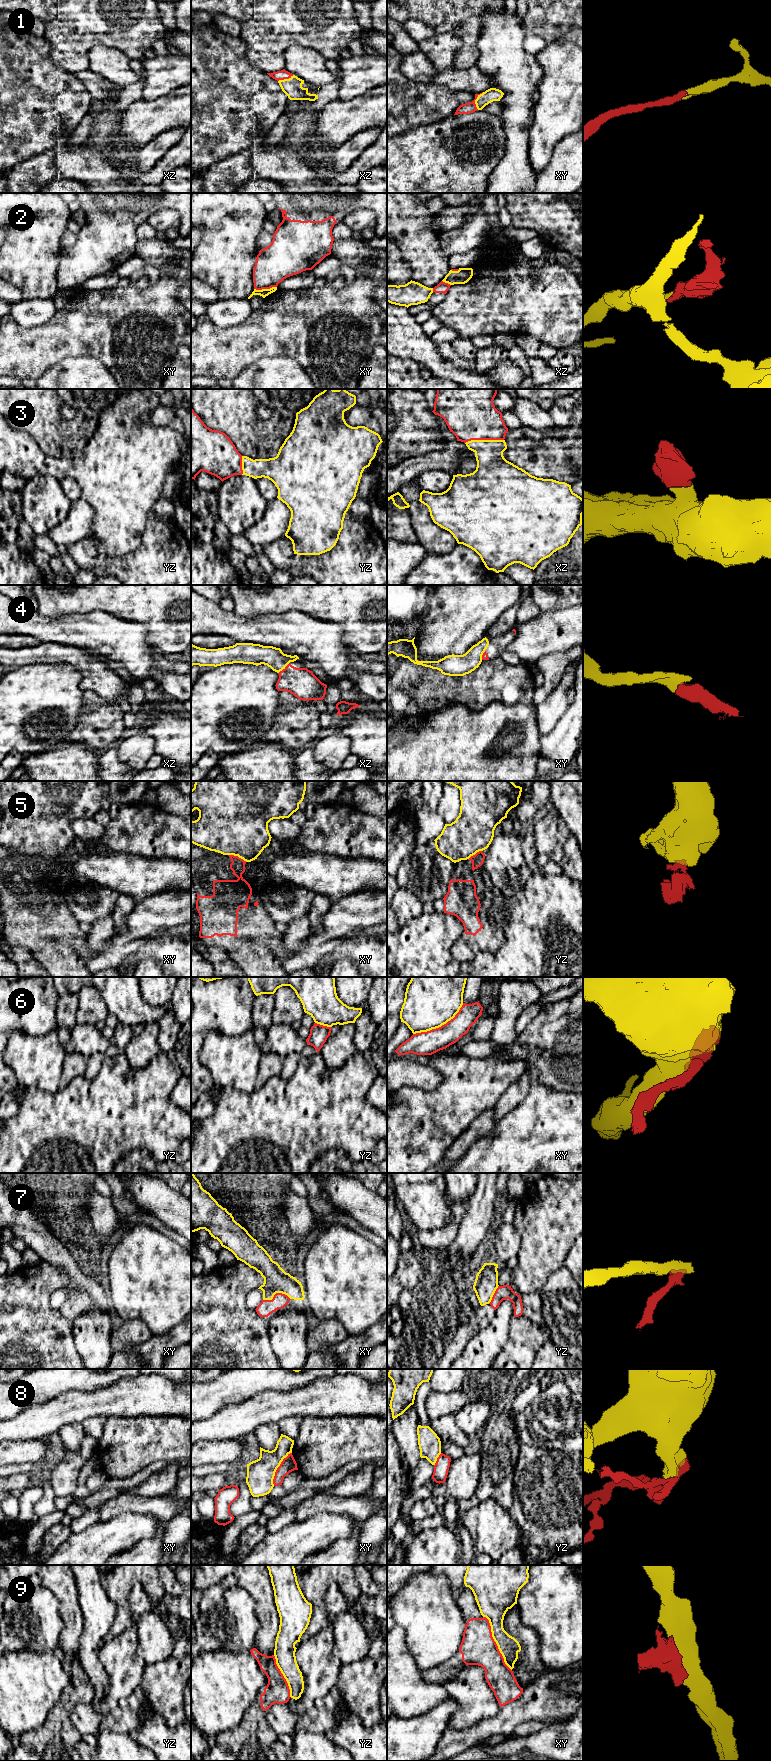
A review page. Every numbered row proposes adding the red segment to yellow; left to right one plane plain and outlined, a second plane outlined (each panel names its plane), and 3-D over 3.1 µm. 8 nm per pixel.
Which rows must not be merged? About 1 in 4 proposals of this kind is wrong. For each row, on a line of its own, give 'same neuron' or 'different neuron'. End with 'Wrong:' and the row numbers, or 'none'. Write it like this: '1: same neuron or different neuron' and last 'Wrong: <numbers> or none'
1: same neuron
2: different neuron
3: same neuron
4: same neuron
5: different neuron
6: different neuron
7: different neuron
8: different neuron
9: different neuron
Wrong: 2, 5, 6, 7, 8, 9

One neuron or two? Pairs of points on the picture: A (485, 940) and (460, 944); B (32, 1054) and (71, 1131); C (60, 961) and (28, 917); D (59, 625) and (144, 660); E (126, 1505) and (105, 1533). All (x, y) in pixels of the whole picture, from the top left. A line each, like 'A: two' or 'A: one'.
A: one
B: two
C: one
D: one
E: two

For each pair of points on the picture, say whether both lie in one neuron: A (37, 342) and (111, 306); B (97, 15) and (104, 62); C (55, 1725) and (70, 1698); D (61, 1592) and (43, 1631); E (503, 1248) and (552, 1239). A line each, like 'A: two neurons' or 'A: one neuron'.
A: one neuron
B: two neurons
C: one neuron
D: two neurons
E: two neurons

